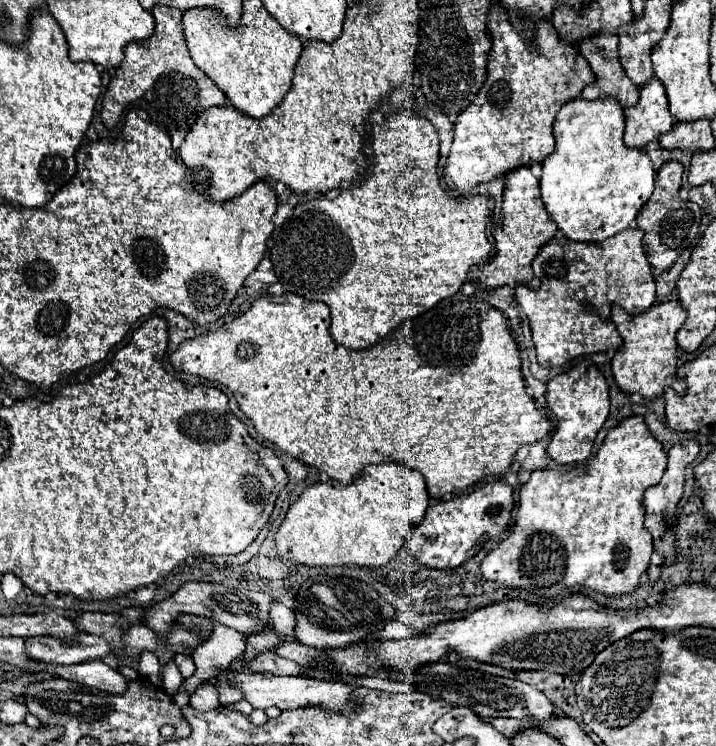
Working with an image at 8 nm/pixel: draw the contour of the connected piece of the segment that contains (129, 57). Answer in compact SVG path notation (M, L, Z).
M157 6L151 10L155 18L155 30L147 40L131 42L123 50L123 64L115 70L109 88L103 98L101 118L107 128L113 128L121 114L133 106L137 100L155 100L155 112L163 112L163 128L173 132L177 128L189 130L197 116L211 106L225 106L227 98L217 88L217 84L197 68L187 52L183 30L181 30L181 10L169 6Z

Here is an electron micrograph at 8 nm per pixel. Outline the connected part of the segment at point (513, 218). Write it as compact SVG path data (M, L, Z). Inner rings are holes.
M515 168L505 176L503 190L503 222L493 228L495 256L479 268L478 281L486 286L517 286L527 284L537 288L539 280L531 270L531 262L539 248L555 236L557 224L551 220L549 212L539 194L539 180L533 176L531 168Z

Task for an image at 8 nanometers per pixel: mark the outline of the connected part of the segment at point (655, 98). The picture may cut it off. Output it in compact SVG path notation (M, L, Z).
M655 76L641 86L639 102L625 108L625 122L625 144L631 148L645 148L651 140L657 140L659 134L671 130L675 120L671 120L669 114L665 88Z

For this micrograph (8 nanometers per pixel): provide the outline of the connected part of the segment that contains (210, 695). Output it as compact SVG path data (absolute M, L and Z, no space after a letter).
M205 684L203 688L195 690L195 694L189 698L189 706L199 710L199 712L219 708L219 698L217 696L219 696L219 692L211 684Z

